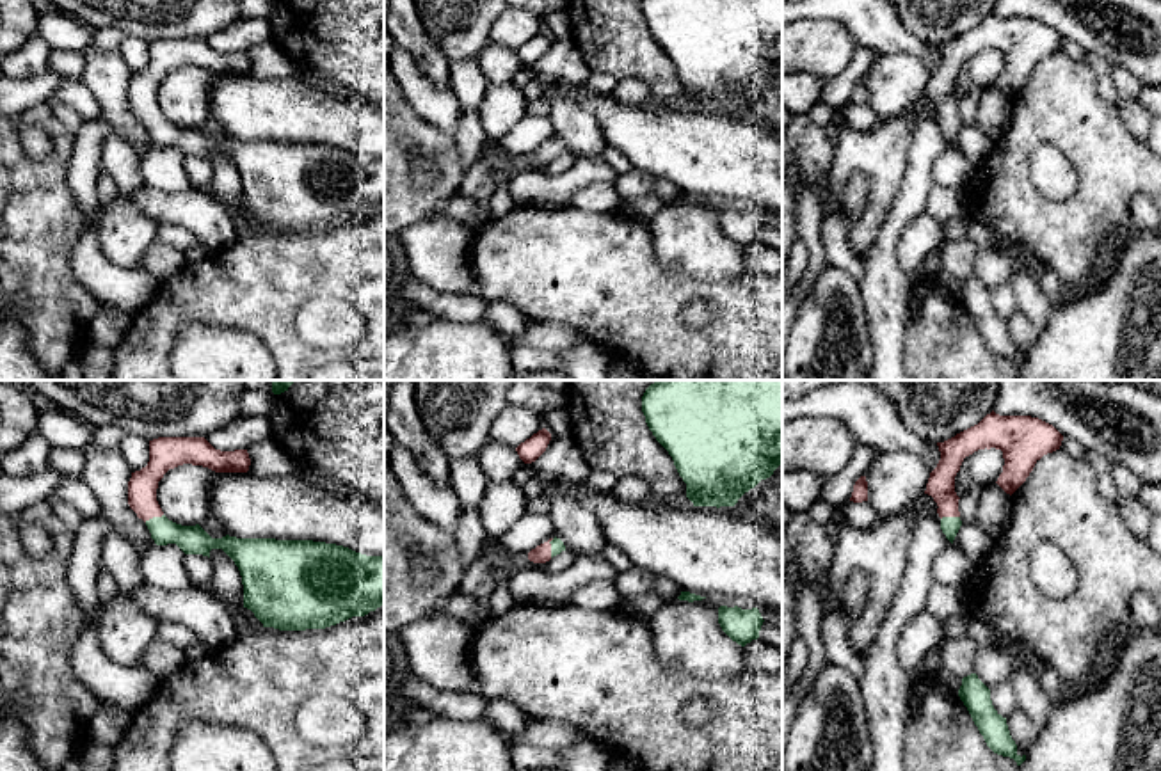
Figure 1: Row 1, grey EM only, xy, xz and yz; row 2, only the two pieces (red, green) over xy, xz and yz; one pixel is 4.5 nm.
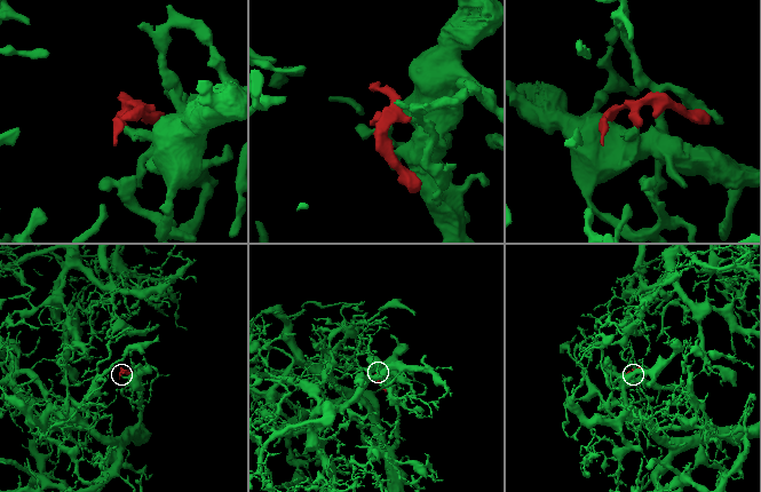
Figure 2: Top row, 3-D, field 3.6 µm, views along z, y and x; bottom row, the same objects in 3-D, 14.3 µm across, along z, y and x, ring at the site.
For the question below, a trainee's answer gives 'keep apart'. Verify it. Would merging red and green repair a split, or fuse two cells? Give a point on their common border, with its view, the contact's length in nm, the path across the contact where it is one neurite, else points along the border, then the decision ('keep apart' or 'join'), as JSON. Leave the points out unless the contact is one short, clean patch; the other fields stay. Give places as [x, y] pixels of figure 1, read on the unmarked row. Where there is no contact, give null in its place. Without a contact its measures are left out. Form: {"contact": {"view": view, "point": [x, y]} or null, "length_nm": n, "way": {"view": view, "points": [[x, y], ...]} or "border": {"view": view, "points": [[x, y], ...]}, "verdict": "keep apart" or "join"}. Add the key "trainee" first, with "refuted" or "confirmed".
{"trainee": "refuted", "contact": {"view": "xz", "point": [550, 150]}, "length_nm": 90, "way": {"view": "xz", "points": [[541, 155], [550, 150], [557, 148]]}, "verdict": "join"}

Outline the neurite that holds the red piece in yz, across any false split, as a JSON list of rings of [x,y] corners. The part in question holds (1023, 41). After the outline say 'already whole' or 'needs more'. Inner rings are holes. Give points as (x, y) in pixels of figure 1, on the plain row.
[[[992,12],[978,27],[937,44],[941,62],[930,75],[925,96],[932,98],[939,108],[946,140],[953,146],[962,128],[955,78],[965,59],[985,50],[1001,52],[1005,68],[996,85],[1012,98],[1044,57],[1060,52],[1061,43],[1063,37],[1038,20],[999,18]]]; needs more

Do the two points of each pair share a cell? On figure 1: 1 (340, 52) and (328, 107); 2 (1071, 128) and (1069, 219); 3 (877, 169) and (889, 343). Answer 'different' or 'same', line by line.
1: different
2: same
3: different

